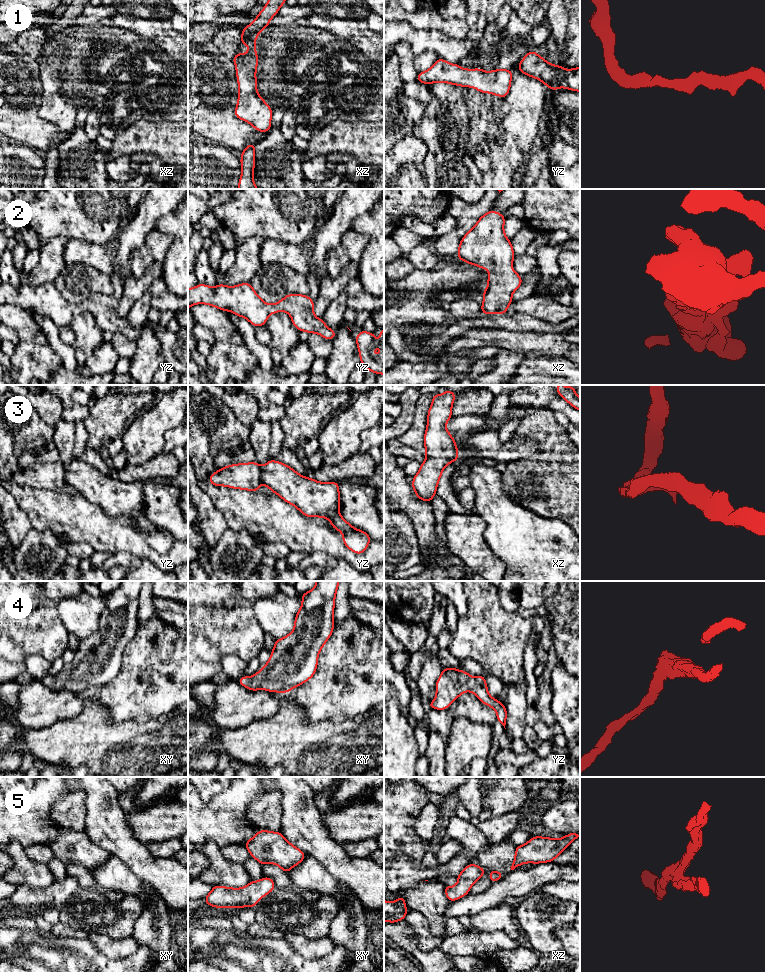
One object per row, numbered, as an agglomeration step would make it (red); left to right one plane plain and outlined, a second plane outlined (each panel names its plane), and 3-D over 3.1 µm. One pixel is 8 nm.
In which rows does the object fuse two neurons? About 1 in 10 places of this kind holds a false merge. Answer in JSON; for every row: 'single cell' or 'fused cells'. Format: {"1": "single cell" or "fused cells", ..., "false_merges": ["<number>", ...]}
{"1": "single cell", "2": "single cell", "3": "single cell", "4": "single cell", "5": "single cell", "false_merges": []}

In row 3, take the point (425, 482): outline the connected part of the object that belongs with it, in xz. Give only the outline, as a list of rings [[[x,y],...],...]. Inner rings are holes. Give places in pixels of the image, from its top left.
[[[445,390],[441,395],[434,394],[432,404],[428,410],[427,428],[424,434],[424,445],[426,460],[421,463],[419,472],[413,476],[412,488],[416,496],[423,501],[431,502],[436,496],[436,489],[441,478],[444,468],[451,462],[459,458],[458,449],[454,438],[446,429],[446,423],[452,416],[452,404],[455,400],[456,393]]]

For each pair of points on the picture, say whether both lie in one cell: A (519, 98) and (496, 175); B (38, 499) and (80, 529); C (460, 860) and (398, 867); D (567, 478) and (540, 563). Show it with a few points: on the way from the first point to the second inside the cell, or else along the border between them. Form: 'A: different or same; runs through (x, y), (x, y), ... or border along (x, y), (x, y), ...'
A: same; runs through (519, 117), (519, 132), (506, 156)
B: same; runs through (48, 509), (64, 513), (70, 519)
C: same; runs through (445, 870), (436, 873), (413, 873)
D: different; border along (531, 512), (544, 517), (560, 519), (569, 526)

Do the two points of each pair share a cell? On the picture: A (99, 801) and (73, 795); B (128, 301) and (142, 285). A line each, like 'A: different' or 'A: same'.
A: different
B: same

